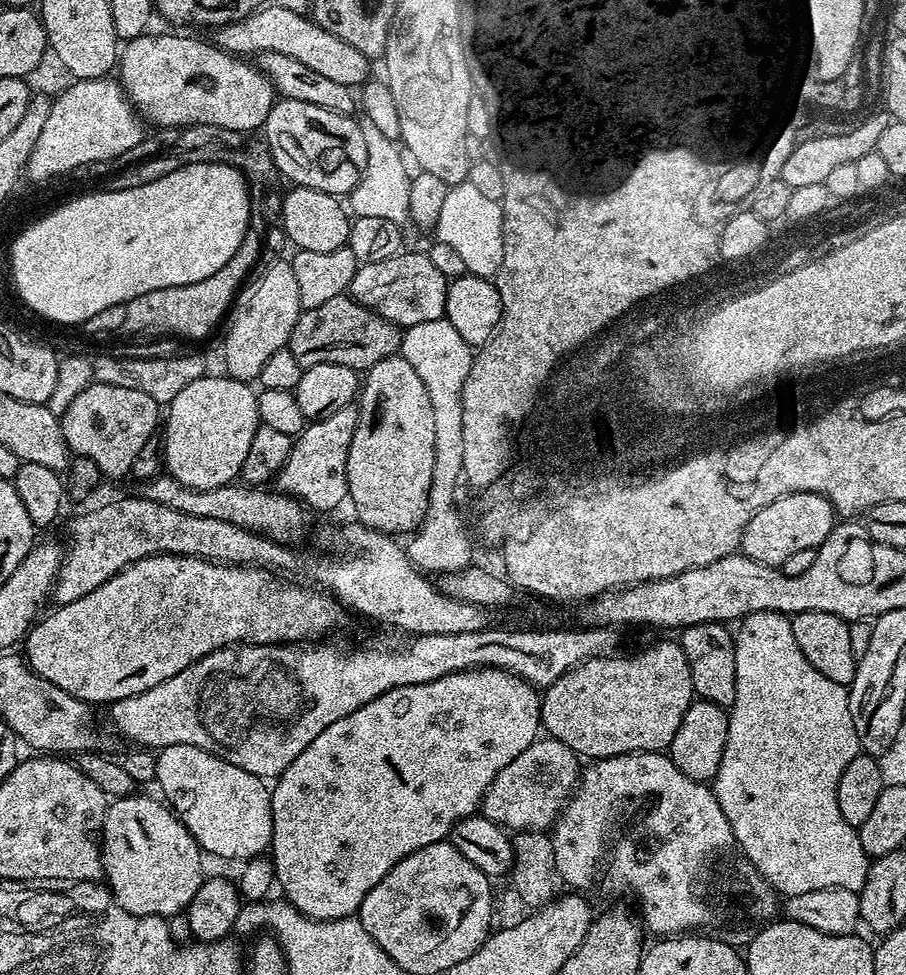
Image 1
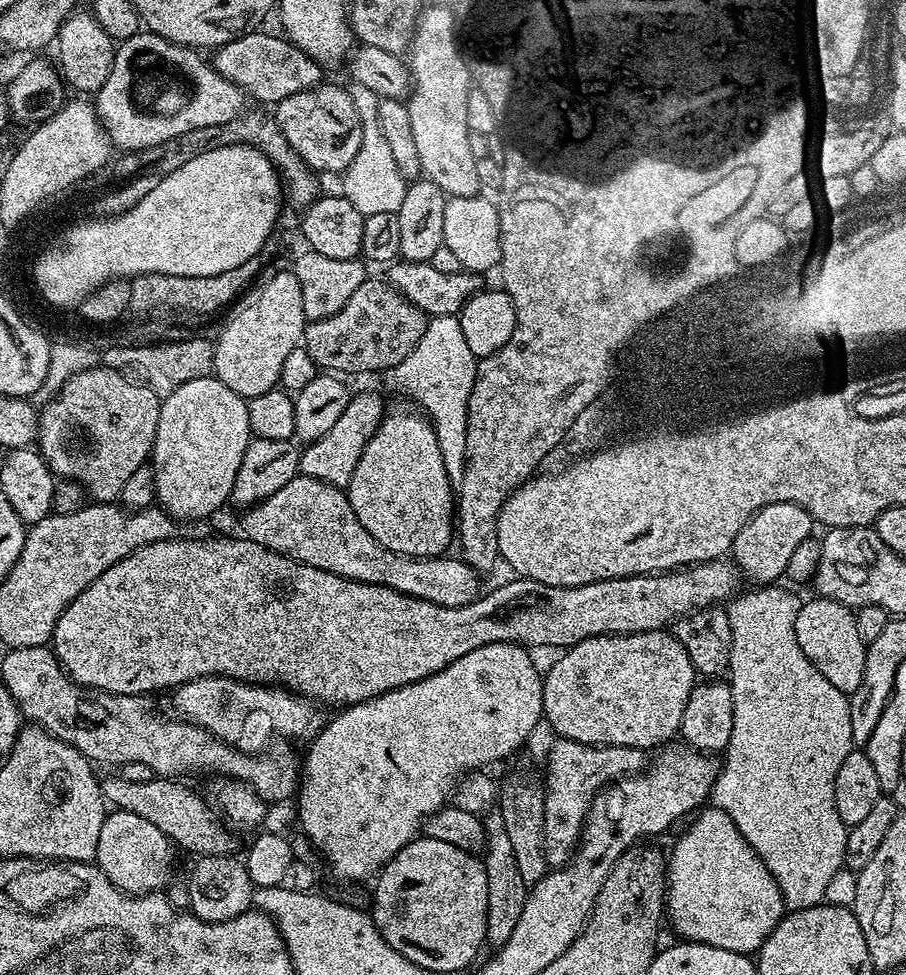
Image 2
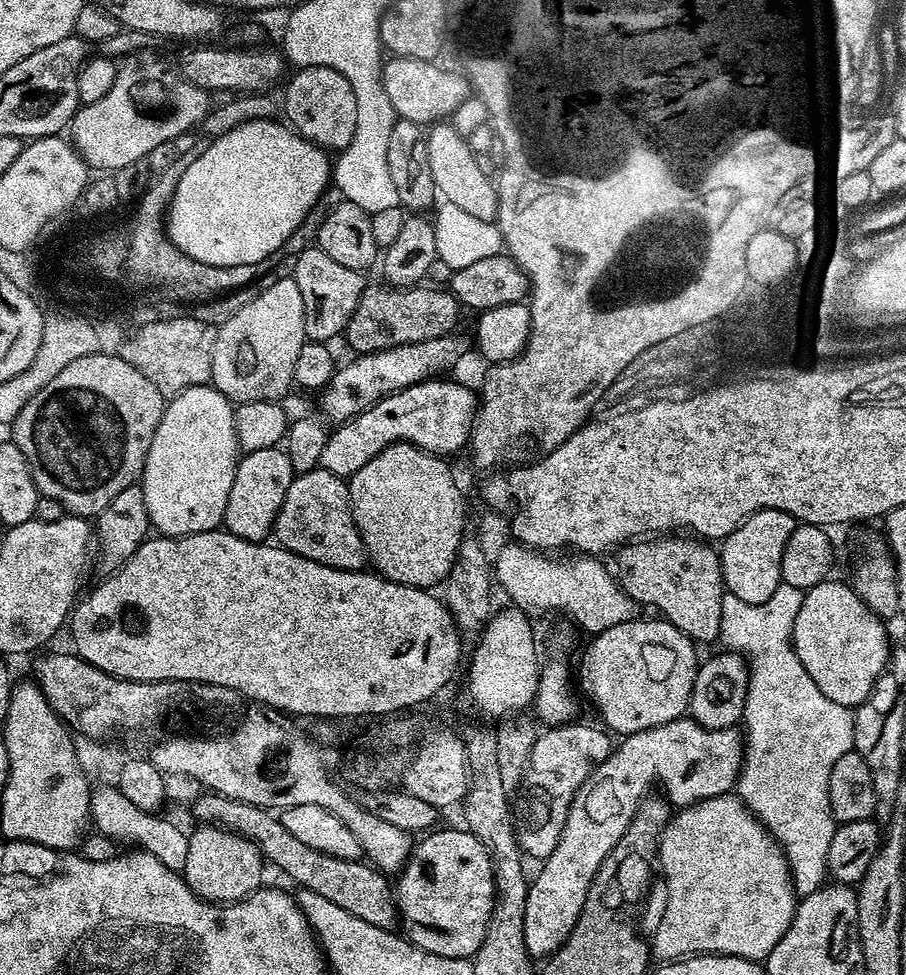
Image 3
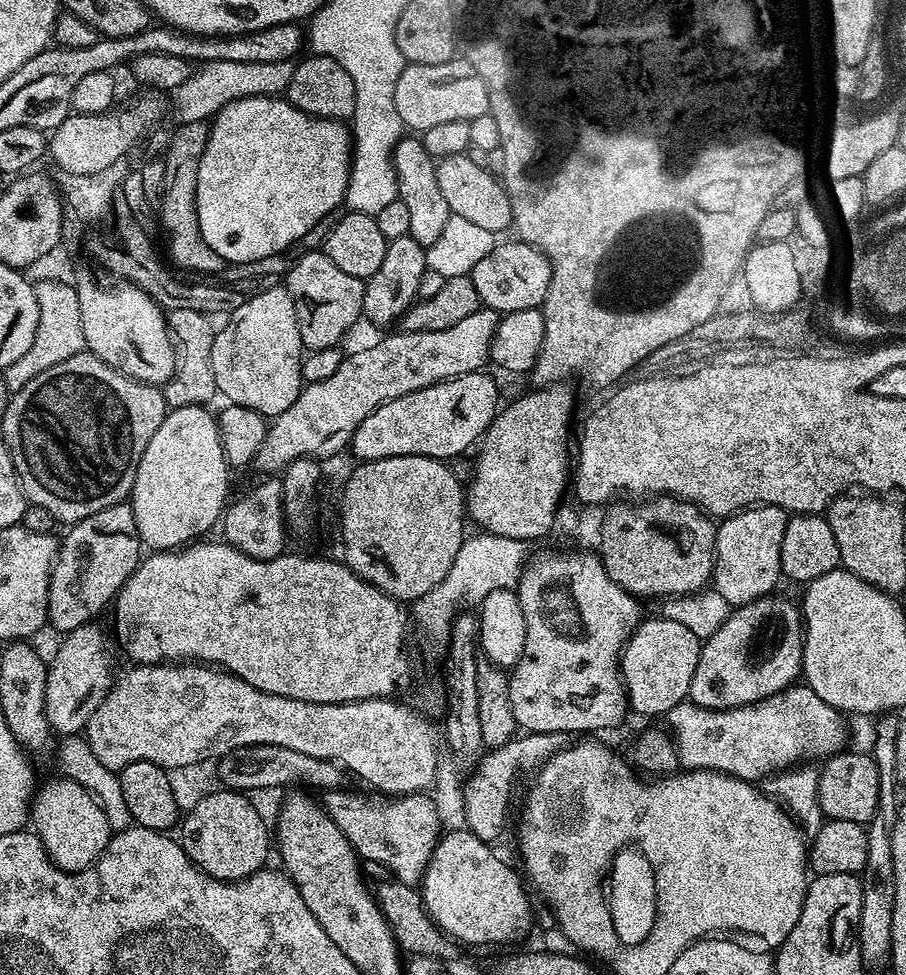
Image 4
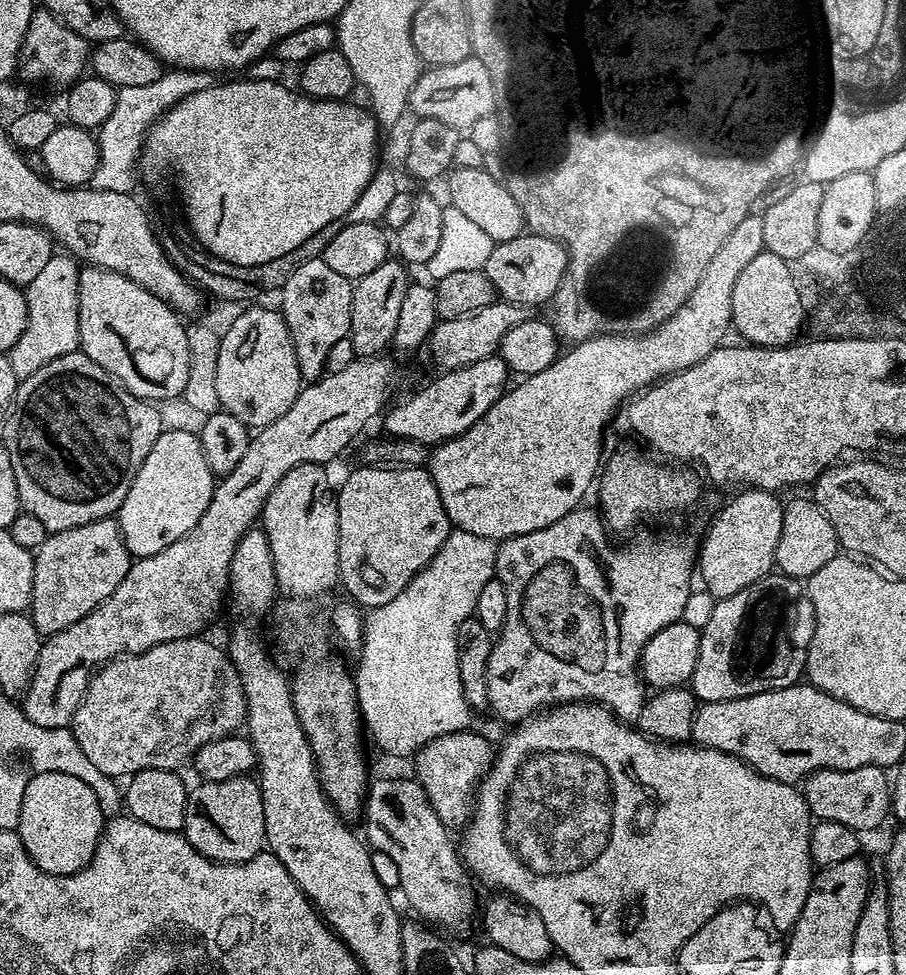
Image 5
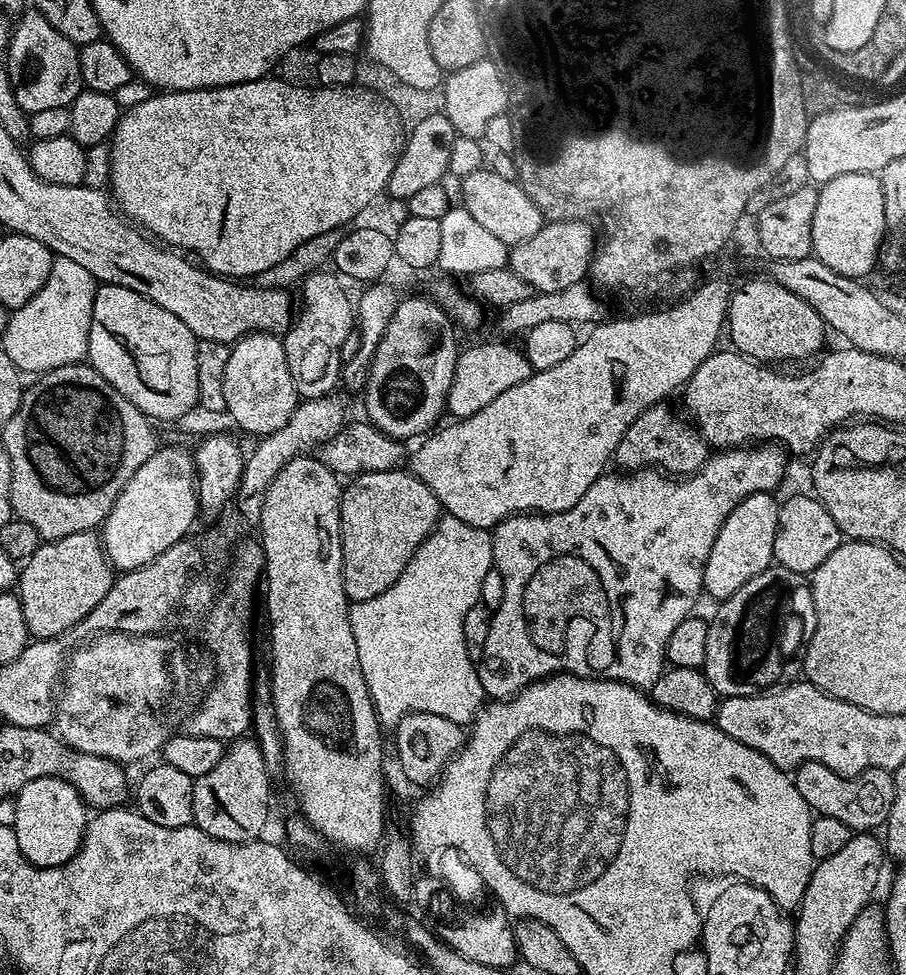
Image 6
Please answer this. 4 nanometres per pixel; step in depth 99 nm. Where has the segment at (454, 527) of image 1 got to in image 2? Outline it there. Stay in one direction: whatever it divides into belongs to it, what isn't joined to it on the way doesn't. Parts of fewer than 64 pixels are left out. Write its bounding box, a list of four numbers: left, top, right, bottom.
[382,316,477,486]

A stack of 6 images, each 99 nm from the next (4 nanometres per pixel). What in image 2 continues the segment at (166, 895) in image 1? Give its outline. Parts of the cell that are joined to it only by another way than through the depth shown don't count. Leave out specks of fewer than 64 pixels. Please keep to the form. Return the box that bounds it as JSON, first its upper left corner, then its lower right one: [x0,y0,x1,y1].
[95,810,174,894]

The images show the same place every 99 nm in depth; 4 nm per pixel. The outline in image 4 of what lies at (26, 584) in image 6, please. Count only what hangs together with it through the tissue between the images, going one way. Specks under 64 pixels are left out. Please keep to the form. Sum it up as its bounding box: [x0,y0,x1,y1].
[48,503,142,634]

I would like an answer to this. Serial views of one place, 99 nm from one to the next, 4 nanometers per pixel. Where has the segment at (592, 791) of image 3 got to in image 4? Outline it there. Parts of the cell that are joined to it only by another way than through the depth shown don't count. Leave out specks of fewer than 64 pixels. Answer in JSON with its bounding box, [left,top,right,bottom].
[667,686,848,782]

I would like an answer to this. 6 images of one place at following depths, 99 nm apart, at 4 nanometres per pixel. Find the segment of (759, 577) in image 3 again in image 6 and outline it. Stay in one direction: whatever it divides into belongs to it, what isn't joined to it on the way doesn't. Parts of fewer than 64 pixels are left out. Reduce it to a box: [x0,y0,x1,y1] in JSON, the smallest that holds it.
[704,492,780,602]

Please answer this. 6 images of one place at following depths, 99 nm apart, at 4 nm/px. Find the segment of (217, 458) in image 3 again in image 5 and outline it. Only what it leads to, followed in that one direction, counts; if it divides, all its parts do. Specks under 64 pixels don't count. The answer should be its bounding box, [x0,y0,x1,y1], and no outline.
[118,430,214,558]

